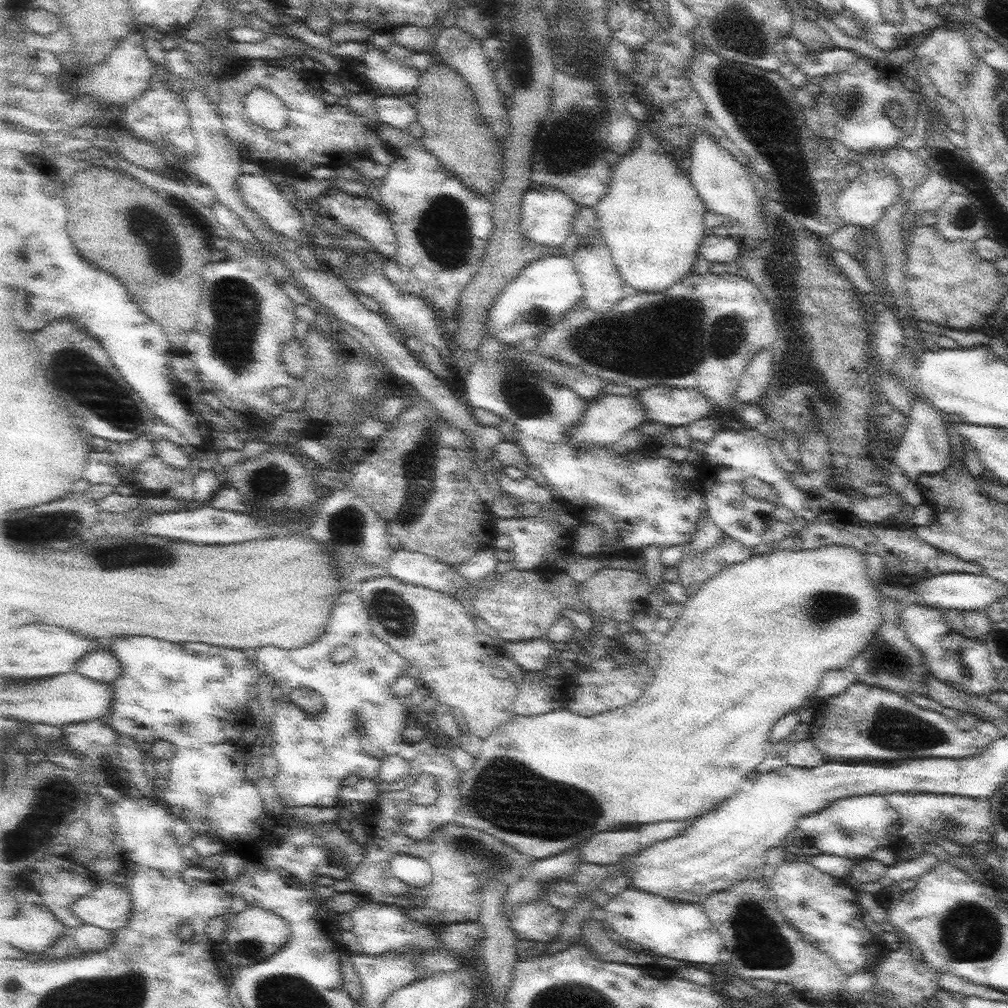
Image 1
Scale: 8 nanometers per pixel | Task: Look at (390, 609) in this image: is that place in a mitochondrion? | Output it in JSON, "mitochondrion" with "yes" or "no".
{"mitochondrion":"yes"}

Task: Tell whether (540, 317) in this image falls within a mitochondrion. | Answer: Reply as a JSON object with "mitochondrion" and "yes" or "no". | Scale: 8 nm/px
{"mitochondrion":"no"}

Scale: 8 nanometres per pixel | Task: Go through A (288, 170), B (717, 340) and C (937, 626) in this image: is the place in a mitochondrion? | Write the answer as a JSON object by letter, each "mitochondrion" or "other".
{"A":"other","B":"mitochondrion","C":"other"}

